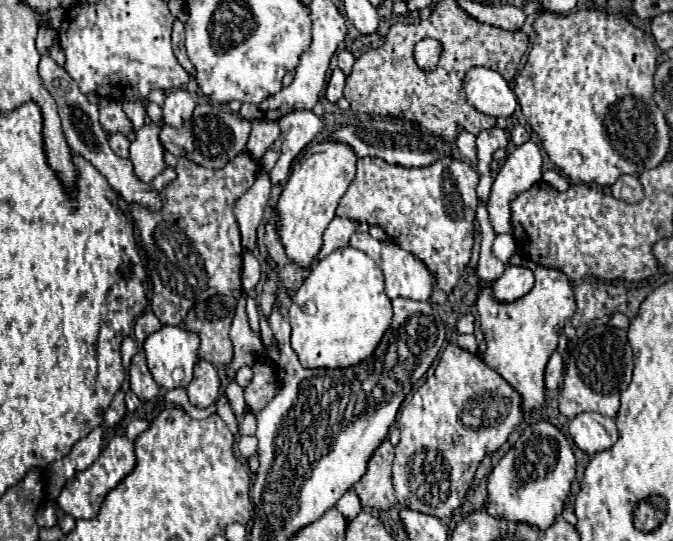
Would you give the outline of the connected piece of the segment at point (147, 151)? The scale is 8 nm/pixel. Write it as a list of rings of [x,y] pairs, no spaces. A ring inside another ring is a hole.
[[[146,124],[136,132],[136,140],[130,144],[130,162],[134,164],[134,174],[142,182],[150,182],[164,168],[164,148],[158,142],[156,128],[160,124]]]

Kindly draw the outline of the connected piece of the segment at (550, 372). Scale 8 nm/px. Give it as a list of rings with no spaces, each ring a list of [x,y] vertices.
[[[554,352],[554,354],[550,356],[550,360],[548,360],[548,366],[546,366],[546,388],[548,388],[548,390],[560,388],[562,376],[564,376],[562,356],[560,356],[558,352]]]

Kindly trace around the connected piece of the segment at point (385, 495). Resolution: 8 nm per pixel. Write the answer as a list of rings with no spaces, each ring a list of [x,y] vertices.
[[[382,440],[382,444],[374,450],[368,460],[368,470],[350,490],[358,494],[360,504],[376,510],[388,510],[396,504],[394,488],[392,488],[392,460],[394,446],[390,440]]]

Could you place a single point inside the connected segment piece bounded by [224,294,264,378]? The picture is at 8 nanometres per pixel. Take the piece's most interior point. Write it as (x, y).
(247, 348)

